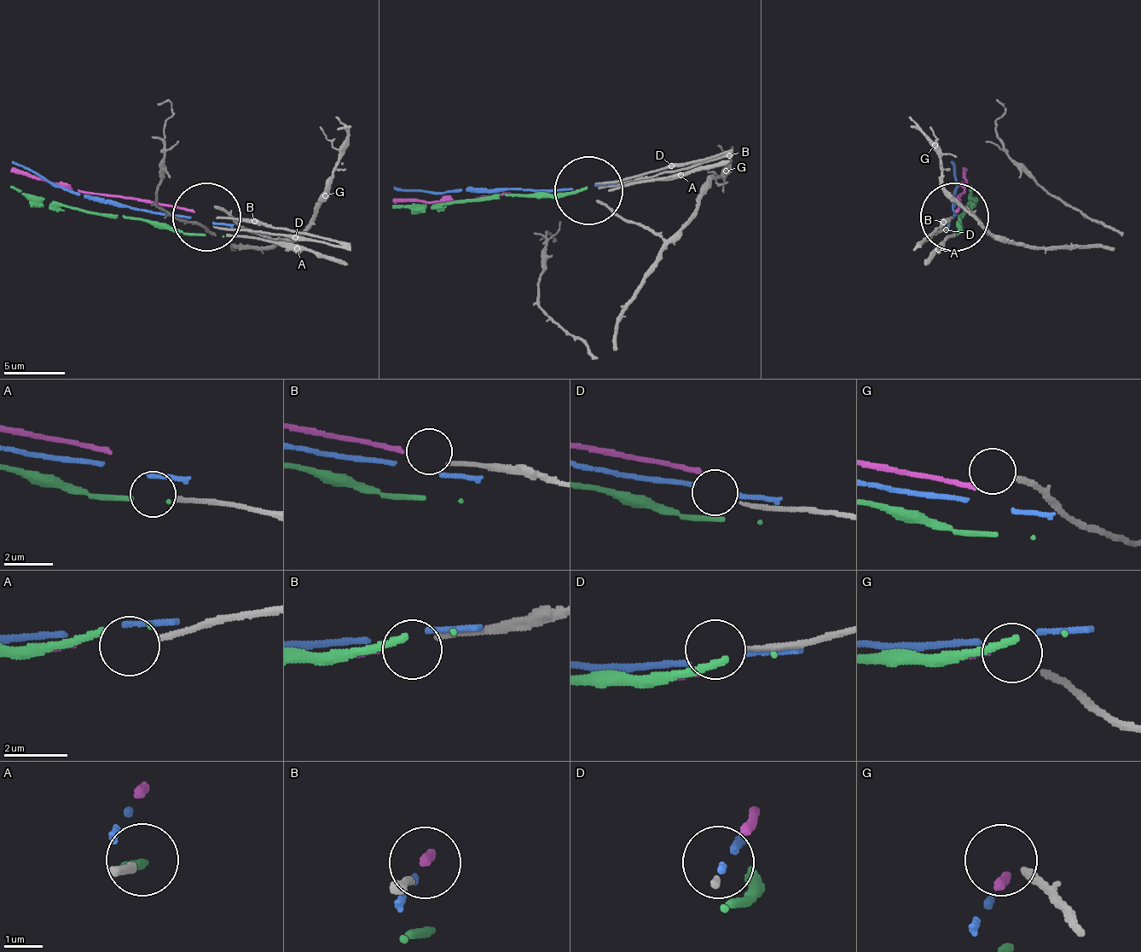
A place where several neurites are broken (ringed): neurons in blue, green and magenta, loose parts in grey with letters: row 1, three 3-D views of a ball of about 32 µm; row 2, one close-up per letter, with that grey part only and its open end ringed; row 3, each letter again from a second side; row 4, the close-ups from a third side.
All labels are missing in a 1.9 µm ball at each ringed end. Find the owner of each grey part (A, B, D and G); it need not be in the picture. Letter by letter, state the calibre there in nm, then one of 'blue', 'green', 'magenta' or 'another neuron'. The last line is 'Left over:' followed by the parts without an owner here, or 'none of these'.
A: calibre 190 nm; another neuron
B: calibre 170 nm; magenta
D: calibre 140 nm; another neuron
G: calibre 220 nm; another neuron
Left over: A, D, G

